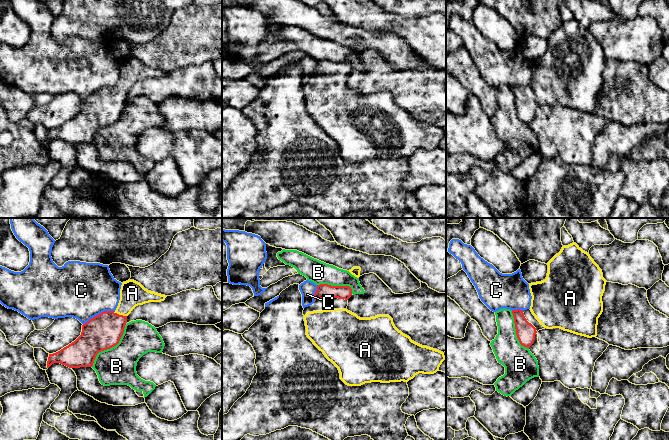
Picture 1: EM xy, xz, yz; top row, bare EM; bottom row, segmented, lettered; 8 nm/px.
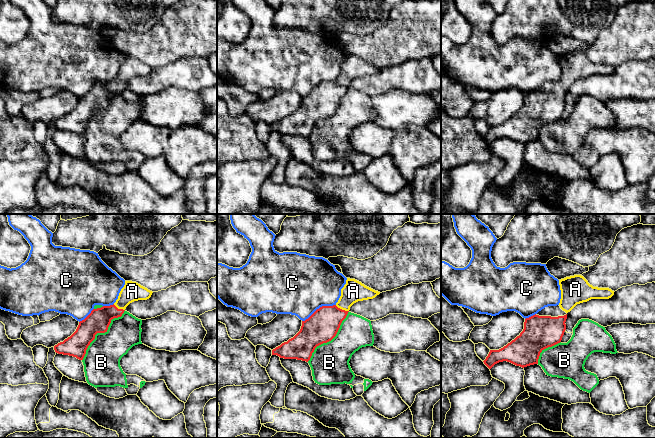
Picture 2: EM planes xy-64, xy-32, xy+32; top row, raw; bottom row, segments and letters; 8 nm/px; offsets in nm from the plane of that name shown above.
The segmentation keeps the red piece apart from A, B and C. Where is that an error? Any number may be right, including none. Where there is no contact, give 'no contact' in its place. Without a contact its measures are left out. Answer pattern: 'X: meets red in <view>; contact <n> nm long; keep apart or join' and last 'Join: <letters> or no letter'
A: meets red in xy; contact 90 nm long; join
B: meets red in xy; contact 440 nm long; keep apart
C: meets red in xy; contact 280 nm long; keep apart
Join: A

